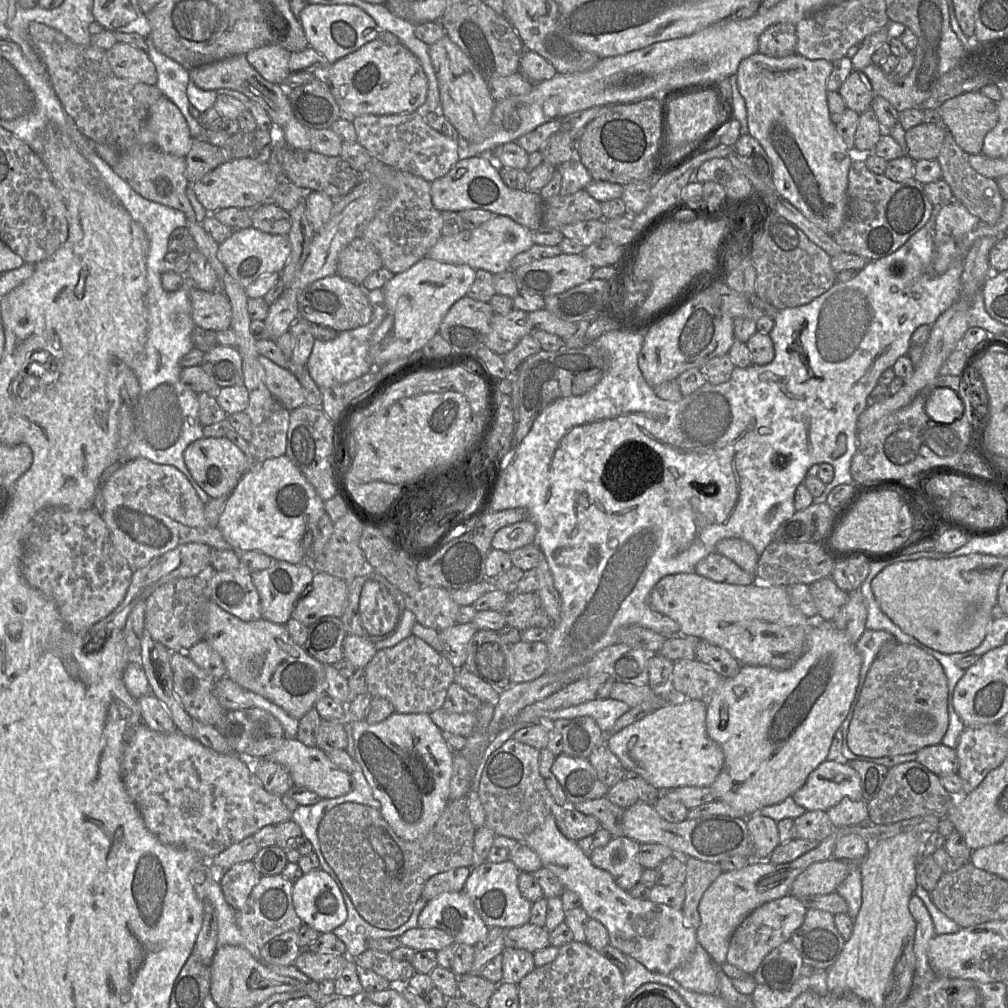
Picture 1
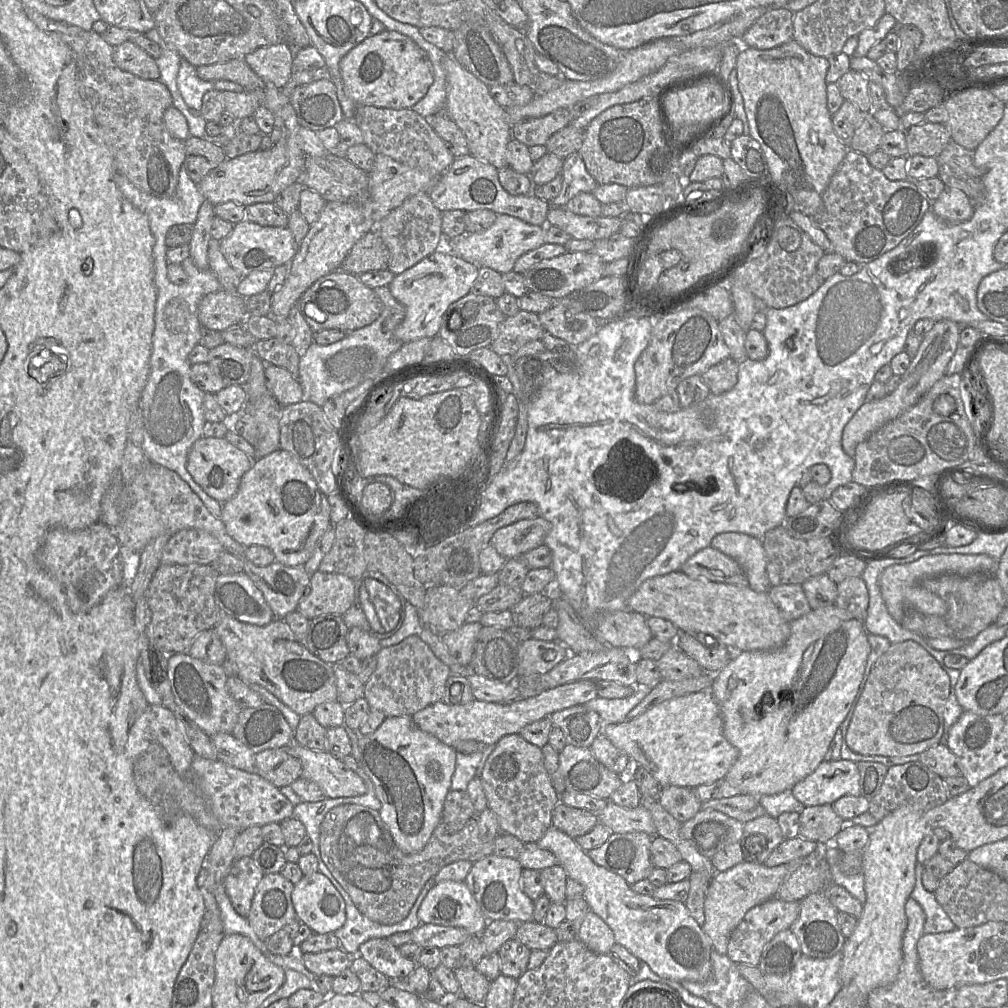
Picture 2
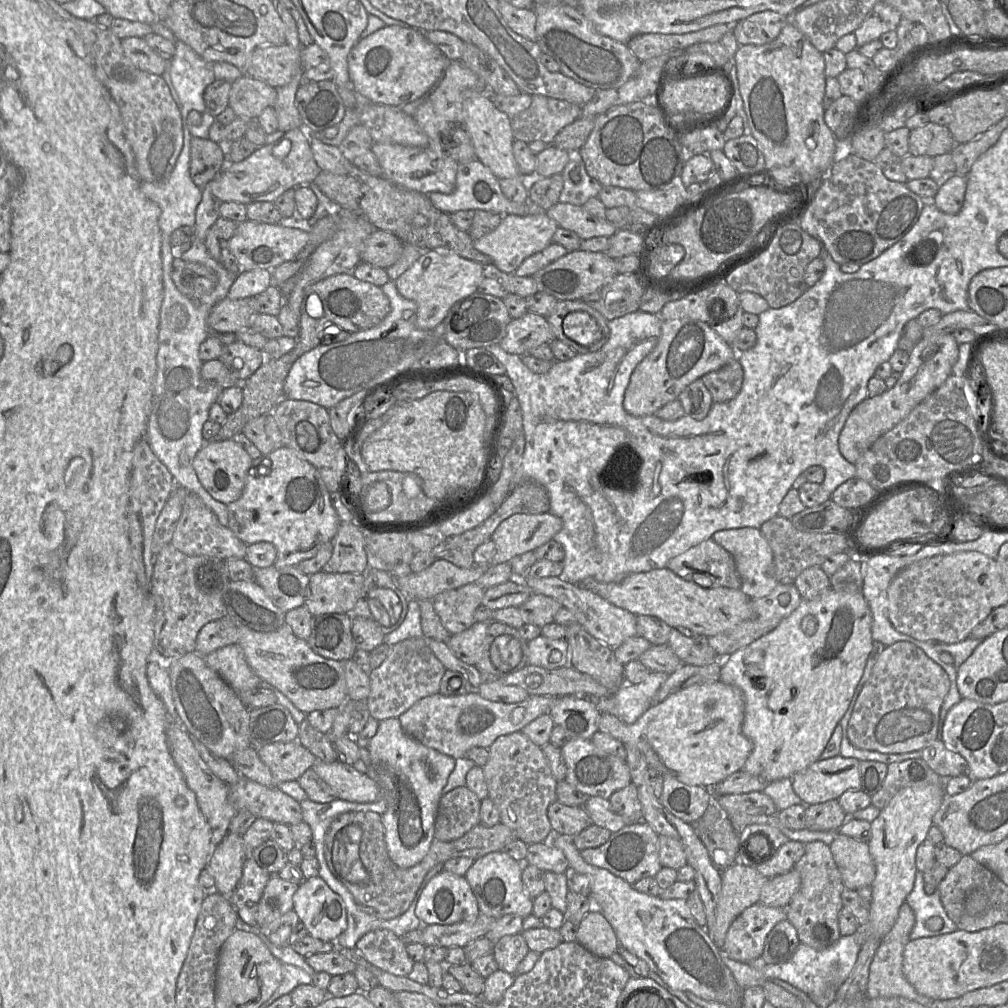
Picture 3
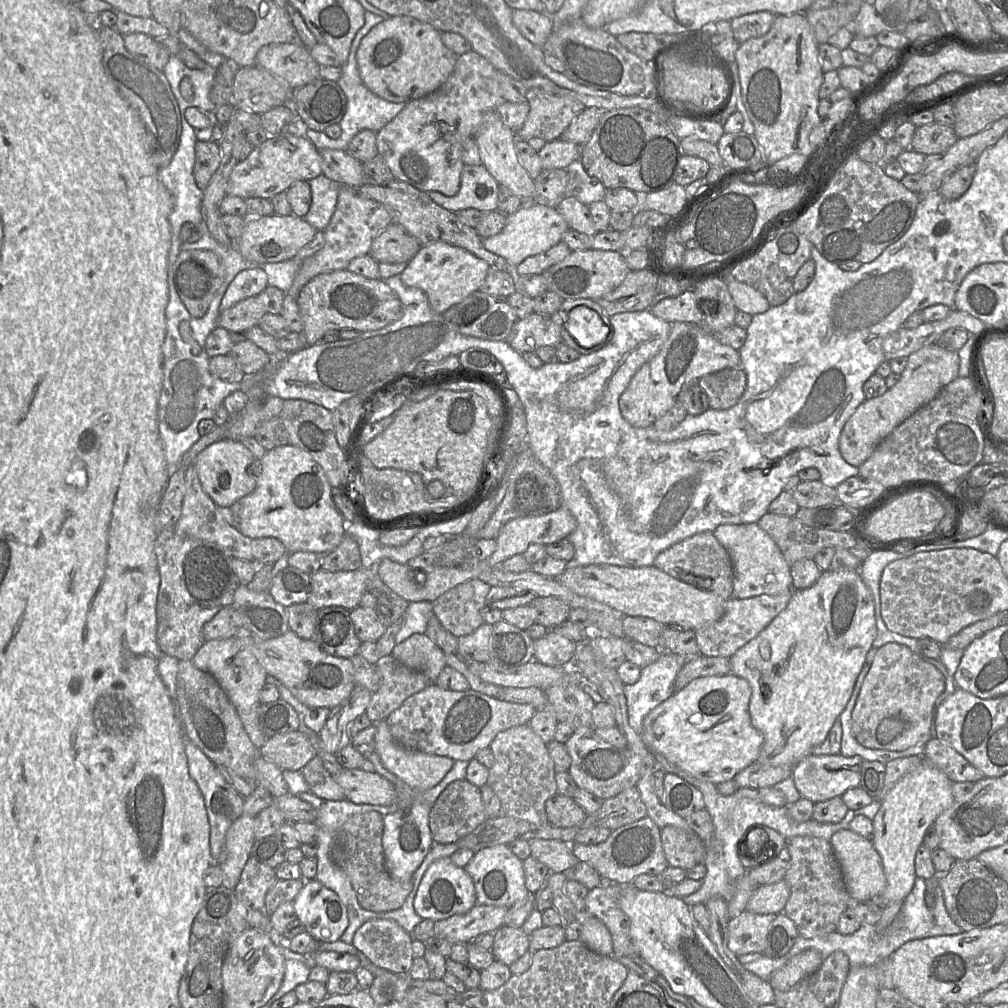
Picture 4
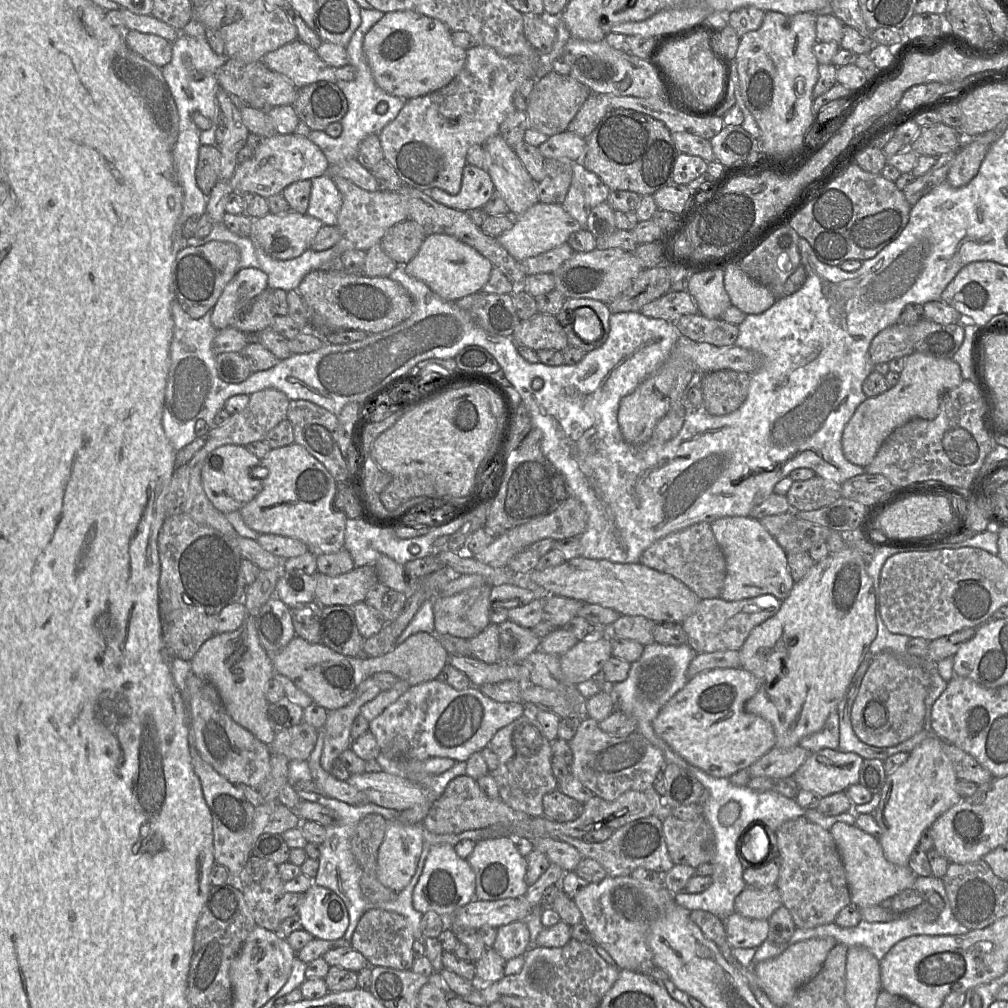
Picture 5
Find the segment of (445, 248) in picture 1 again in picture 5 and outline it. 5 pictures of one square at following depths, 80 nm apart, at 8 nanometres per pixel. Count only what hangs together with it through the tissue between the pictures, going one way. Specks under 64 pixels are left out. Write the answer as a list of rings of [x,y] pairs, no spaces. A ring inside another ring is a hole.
[[[537,202],[522,215],[514,218],[513,227],[496,239],[513,258],[521,262],[567,242],[569,236],[580,229],[580,224],[565,211],[561,204]]]

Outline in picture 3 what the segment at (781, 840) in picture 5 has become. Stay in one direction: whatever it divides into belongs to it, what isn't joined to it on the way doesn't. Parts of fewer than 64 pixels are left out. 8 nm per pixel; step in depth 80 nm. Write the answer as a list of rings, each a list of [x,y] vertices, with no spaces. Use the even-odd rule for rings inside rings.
[[[822,841],[805,843],[805,853],[793,869],[799,873],[801,883],[786,906],[787,919],[795,927],[801,943],[816,950],[828,948],[841,937],[839,913],[843,909],[841,894],[845,888],[829,845]]]

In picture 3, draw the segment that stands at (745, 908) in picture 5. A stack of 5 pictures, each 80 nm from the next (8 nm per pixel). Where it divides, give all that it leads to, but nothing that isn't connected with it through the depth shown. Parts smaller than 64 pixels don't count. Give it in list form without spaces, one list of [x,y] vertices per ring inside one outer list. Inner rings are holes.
[[[794,869],[768,879],[762,887],[759,902],[770,907],[786,907],[801,883],[800,875]]]

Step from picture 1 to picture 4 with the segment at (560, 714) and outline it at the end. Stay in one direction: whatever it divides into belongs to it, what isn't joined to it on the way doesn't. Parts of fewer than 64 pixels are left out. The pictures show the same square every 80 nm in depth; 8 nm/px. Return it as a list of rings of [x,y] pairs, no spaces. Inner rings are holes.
[[[660,650],[657,661],[641,668],[636,683],[623,686],[629,725],[640,736],[645,716],[675,693],[675,678],[687,661],[680,655]]]

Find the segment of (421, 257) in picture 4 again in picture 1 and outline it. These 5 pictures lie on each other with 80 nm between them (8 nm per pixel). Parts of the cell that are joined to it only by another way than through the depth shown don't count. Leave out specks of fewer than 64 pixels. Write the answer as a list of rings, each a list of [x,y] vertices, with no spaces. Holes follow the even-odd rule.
[[[425,257],[408,270],[395,274],[383,287],[386,317],[375,330],[369,345],[372,367],[421,351],[439,333],[440,324],[452,305],[466,296],[476,270],[466,264],[449,264]]]

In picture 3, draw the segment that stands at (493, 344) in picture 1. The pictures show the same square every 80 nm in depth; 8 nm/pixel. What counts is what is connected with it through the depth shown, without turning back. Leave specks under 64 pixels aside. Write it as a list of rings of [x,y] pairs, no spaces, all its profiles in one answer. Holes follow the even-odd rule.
[[[527,312],[518,319],[512,319],[500,347],[510,354],[523,356],[529,350],[542,344],[550,344],[555,335],[546,317]]]

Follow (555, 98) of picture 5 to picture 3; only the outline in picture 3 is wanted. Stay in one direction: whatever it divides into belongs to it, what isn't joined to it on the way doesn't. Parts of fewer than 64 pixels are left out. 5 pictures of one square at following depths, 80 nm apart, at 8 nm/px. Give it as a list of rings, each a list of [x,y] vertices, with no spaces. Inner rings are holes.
[[[531,95],[531,105],[526,110],[511,119],[511,127],[515,140],[524,141],[527,144],[534,141],[542,141],[551,145],[555,136],[567,125],[580,118],[581,106],[543,95]]]

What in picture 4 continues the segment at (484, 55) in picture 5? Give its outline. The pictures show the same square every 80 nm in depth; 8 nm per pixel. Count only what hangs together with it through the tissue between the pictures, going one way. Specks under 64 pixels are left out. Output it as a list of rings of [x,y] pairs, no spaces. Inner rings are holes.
[[[474,50],[458,56],[448,79],[434,92],[413,100],[377,132],[378,155],[384,158],[395,180],[406,182],[426,193],[437,191],[451,197],[460,188],[461,172],[464,166],[462,152],[464,142],[474,138],[483,116],[503,102],[498,83],[498,70]]]

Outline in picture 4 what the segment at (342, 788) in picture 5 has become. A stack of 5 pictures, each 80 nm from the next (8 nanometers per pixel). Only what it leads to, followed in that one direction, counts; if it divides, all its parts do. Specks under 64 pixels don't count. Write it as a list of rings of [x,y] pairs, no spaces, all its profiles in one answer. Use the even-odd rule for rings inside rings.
[[[315,755],[301,770],[310,792],[325,800],[345,800],[343,788],[323,767],[321,759]]]

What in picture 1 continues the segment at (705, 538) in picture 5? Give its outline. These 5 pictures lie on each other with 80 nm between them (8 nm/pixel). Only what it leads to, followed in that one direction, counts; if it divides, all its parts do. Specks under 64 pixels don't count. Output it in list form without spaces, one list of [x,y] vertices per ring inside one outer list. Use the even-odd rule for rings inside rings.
[[[716,551],[699,561],[694,573],[715,582],[734,585],[750,585],[755,581],[755,575],[745,572],[732,560]]]

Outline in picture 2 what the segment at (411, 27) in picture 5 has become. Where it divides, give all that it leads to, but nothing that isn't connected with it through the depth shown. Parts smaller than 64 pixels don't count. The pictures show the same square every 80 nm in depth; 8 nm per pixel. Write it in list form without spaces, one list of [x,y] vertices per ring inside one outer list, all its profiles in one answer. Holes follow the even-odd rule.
[[[390,30],[369,36],[350,50],[340,61],[340,72],[346,95],[357,105],[397,110],[412,108],[434,81],[424,50],[406,35]]]

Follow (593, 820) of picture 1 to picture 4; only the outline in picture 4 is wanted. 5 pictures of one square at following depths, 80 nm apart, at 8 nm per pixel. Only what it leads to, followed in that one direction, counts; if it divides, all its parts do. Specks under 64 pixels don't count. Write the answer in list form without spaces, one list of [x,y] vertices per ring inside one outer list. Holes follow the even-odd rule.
[[[556,793],[545,802],[548,822],[556,827],[578,827],[587,814],[573,798]]]

